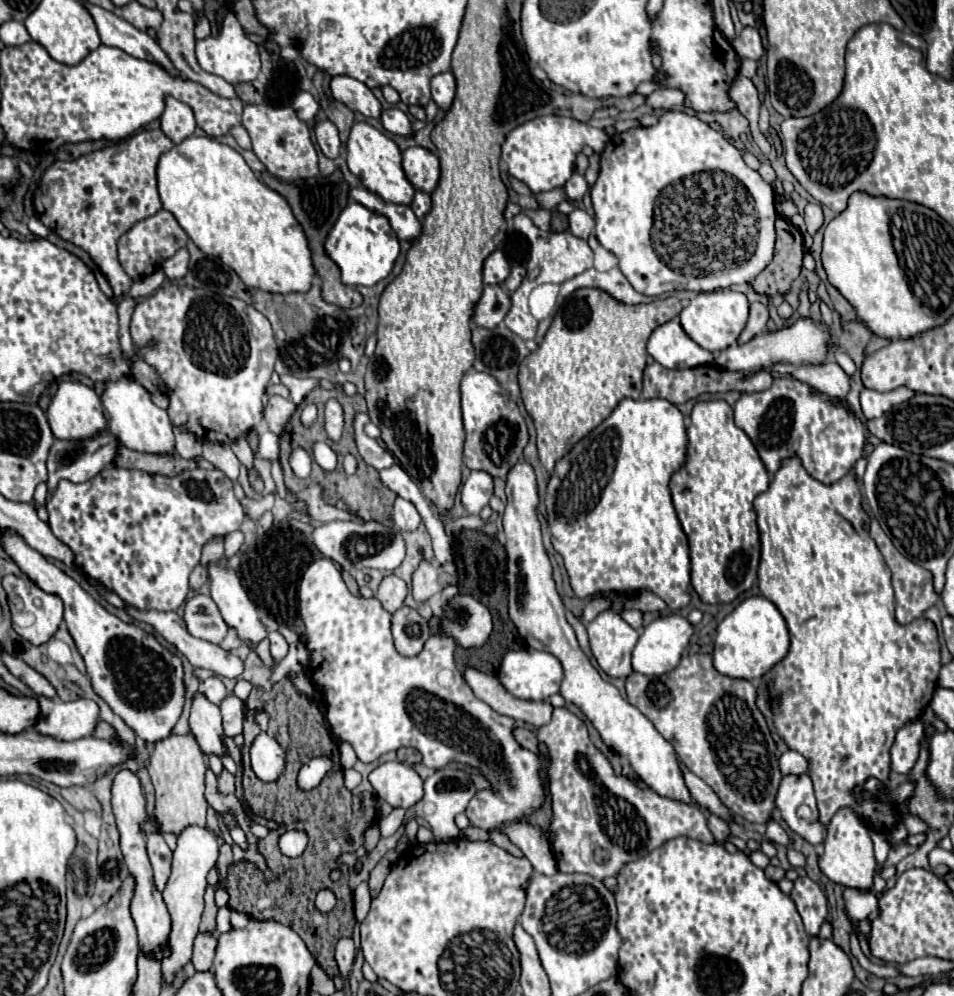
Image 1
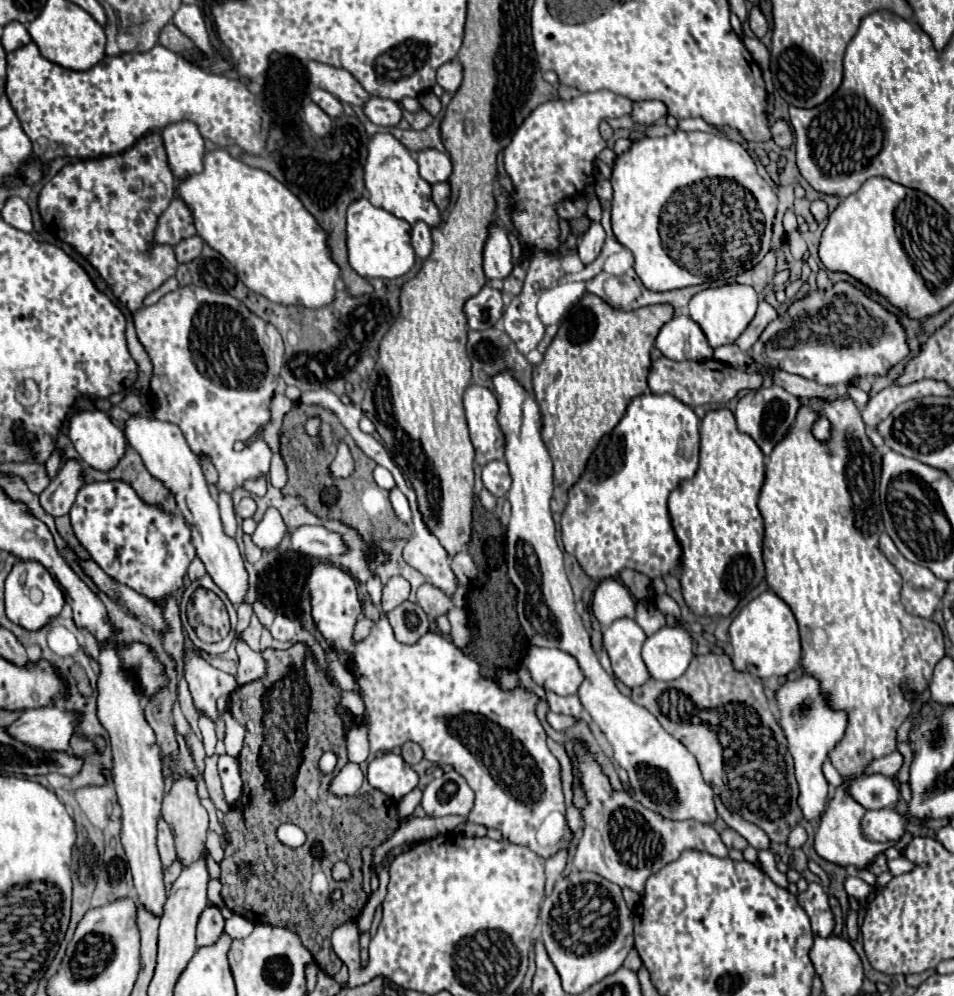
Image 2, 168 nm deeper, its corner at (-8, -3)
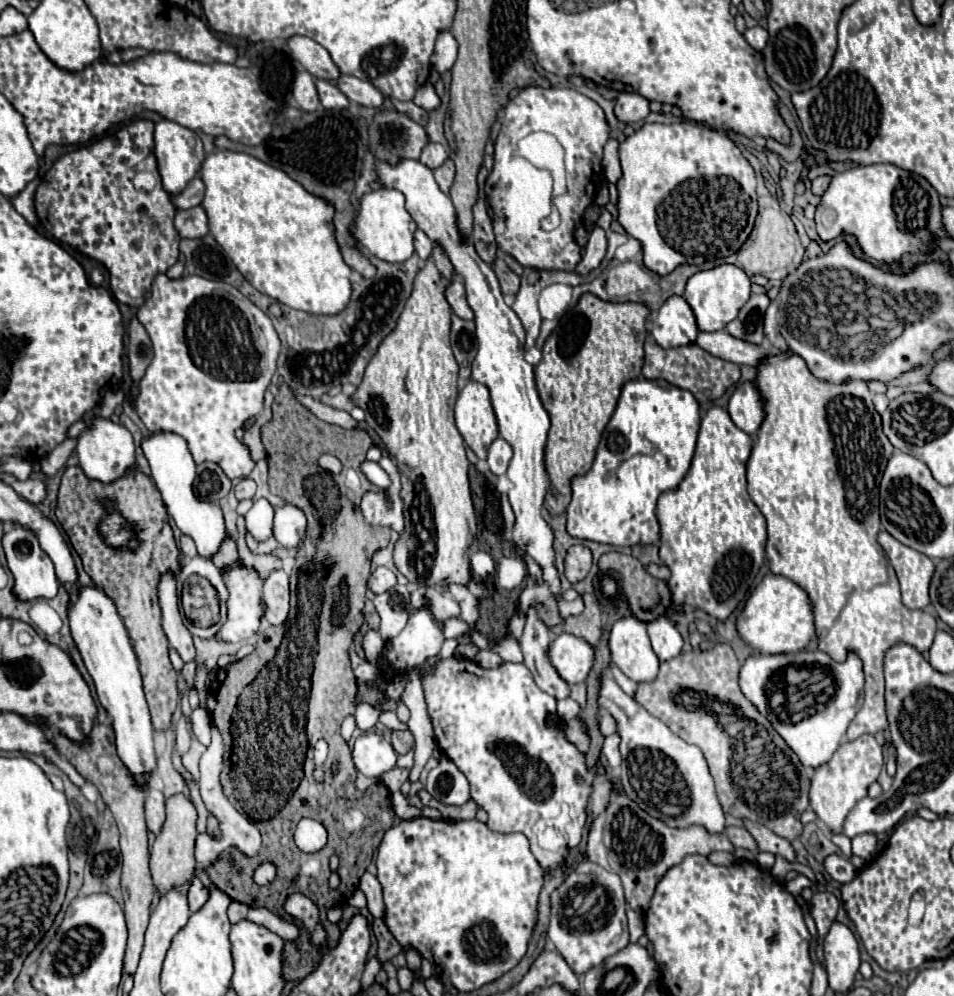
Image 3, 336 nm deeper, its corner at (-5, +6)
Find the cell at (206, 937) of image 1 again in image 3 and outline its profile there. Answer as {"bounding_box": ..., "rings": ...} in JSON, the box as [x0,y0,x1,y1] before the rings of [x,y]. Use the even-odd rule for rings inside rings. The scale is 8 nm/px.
{"bounding_box":[187,876,209,912],"rings":[[[197,876],[191,878],[191,884],[189,884],[189,892],[187,892],[187,900],[189,900],[189,910],[195,912],[199,910],[209,898],[209,890],[201,884],[201,880]]]}

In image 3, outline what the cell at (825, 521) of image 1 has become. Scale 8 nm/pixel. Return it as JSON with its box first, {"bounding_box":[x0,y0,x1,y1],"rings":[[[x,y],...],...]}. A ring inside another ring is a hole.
{"bounding_box":[747,352,937,740],"rings":[[[777,352],[777,354],[767,356],[765,360],[761,360],[761,364],[757,364],[757,378],[755,378],[753,384],[761,392],[761,398],[763,398],[763,404],[765,404],[765,420],[761,422],[761,428],[757,430],[757,438],[755,438],[751,456],[747,460],[747,490],[749,490],[751,500],[755,502],[755,506],[761,510],[761,514],[767,520],[767,534],[769,534],[769,538],[767,538],[767,564],[769,564],[773,574],[781,574],[781,576],[793,580],[795,584],[799,584],[803,590],[809,592],[809,598],[813,602],[819,650],[827,652],[837,662],[843,662],[849,650],[857,652],[857,656],[863,660],[863,670],[865,670],[865,706],[857,712],[855,720],[849,724],[847,740],[855,740],[861,734],[881,732],[887,726],[885,698],[883,698],[883,692],[885,692],[885,688],[883,688],[883,656],[885,656],[887,648],[891,648],[897,642],[907,642],[907,644],[915,646],[919,652],[925,652],[933,644],[933,638],[935,638],[935,632],[937,632],[937,624],[935,624],[935,618],[931,614],[927,614],[923,610],[909,610],[909,608],[903,606],[895,571],[892,566],[889,566],[887,556],[885,556],[883,548],[877,542],[877,534],[879,534],[879,482],[881,482],[885,464],[889,462],[889,456],[893,454],[893,446],[887,440],[887,436],[883,434],[881,416],[877,414],[877,410],[873,406],[873,394],[869,392],[867,382],[853,380],[849,384],[831,384],[831,382],[817,380],[807,370],[805,362],[797,354],[793,354],[793,352]]]}

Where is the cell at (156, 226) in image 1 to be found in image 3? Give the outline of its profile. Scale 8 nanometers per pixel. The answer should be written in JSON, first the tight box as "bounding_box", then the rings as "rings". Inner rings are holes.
{"bounding_box":[171,176,205,210],"rings":[[[195,176],[181,194],[171,198],[171,202],[175,204],[175,208],[181,208],[181,210],[185,208],[187,210],[187,208],[193,208],[193,206],[201,204],[203,194],[205,194],[205,184],[203,184],[201,176]]]}

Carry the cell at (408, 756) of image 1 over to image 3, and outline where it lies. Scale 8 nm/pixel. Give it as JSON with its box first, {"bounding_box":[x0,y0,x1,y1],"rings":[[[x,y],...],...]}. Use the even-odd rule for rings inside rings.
{"bounding_box":[391,730,413,754],"rings":[[[409,730],[405,732],[391,732],[391,744],[397,754],[407,754],[413,746],[413,734]]]}

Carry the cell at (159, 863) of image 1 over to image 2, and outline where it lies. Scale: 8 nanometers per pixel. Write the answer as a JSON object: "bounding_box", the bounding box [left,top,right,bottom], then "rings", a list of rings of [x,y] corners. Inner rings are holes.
{"bounding_box":[158,819,176,867],"rings":[[[164,819],[158,821],[158,851],[160,851],[160,861],[164,867],[170,867],[176,859],[176,847],[174,847],[174,837],[170,827],[166,825]]]}

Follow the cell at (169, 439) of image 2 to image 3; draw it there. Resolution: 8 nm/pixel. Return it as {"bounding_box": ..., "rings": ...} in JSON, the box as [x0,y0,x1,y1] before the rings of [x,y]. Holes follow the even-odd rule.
{"bounding_box":[143,432,225,558],"rings":[[[159,432],[159,434],[151,434],[149,438],[143,440],[143,452],[149,460],[151,466],[151,474],[153,480],[163,496],[163,502],[167,506],[167,512],[173,516],[175,524],[179,526],[179,530],[187,536],[191,536],[197,544],[197,552],[203,558],[211,558],[219,544],[225,538],[225,520],[221,514],[219,504],[213,502],[203,502],[197,492],[195,492],[195,480],[197,480],[197,472],[195,472],[195,462],[187,450],[187,444],[181,436],[177,434],[169,434],[169,432]]]}

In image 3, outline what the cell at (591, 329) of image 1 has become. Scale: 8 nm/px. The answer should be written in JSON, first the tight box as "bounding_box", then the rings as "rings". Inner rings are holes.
{"bounding_box":[535,294,649,516],"rings":[[[583,294],[577,306],[561,316],[559,326],[543,346],[543,358],[535,366],[535,382],[551,418],[545,444],[545,470],[549,476],[545,508],[551,516],[567,510],[571,480],[583,476],[593,466],[595,450],[617,406],[621,386],[641,376],[647,314],[649,310],[643,304],[615,304],[593,294]]]}

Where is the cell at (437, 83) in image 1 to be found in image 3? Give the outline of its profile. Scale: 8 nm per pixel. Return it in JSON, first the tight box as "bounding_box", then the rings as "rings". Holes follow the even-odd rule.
{"bounding_box":[431,30,457,74],"rings":[[[441,30],[435,42],[435,52],[431,56],[433,68],[441,74],[455,64],[457,58],[457,40],[453,38],[451,30]]]}

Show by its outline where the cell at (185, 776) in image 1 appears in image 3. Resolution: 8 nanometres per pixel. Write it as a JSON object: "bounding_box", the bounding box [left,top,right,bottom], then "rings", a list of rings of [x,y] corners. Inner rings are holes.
{"bounding_box":[149,794,197,896],"rings":[[[175,794],[167,798],[165,802],[167,808],[167,818],[161,828],[161,832],[155,838],[155,844],[151,848],[151,858],[149,858],[149,868],[151,868],[151,878],[155,884],[155,890],[163,896],[171,888],[177,888],[185,882],[189,882],[195,874],[195,856],[193,856],[193,844],[195,844],[195,822],[197,822],[197,812],[195,806],[183,796]]]}

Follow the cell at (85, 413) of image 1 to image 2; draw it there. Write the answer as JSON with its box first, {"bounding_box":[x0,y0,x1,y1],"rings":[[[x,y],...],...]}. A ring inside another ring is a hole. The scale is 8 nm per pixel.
{"bounding_box":[68,409,126,471],"rings":[[[98,409],[76,411],[70,417],[68,437],[82,461],[100,471],[112,469],[126,449],[124,433]]]}

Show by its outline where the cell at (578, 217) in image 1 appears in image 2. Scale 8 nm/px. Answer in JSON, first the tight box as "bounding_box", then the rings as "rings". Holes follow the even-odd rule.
{"bounding_box":[578,223,604,263],"rings":[[[594,223],[588,227],[588,231],[582,237],[582,243],[578,245],[578,255],[582,263],[590,263],[598,257],[600,249],[604,245],[604,229],[600,223]]]}

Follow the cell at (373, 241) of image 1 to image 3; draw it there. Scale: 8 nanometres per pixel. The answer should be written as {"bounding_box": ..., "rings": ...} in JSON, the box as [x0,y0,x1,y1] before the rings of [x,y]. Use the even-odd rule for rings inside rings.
{"bounding_box":[353,188,415,262],"rings":[[[379,188],[361,198],[357,220],[353,226],[353,236],[357,236],[357,246],[367,248],[373,256],[385,262],[405,262],[413,254],[413,232],[415,222],[405,210],[405,196],[399,190]]]}

